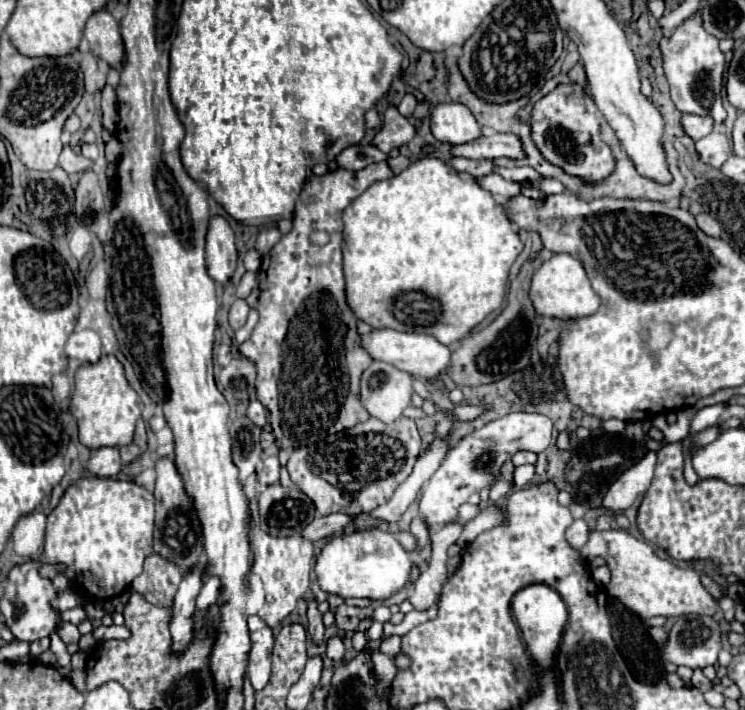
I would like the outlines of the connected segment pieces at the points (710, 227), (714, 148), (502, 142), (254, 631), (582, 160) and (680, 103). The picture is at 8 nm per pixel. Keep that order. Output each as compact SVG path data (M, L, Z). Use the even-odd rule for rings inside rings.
M708 213L696 215L696 223L698 223L698 227L700 227L706 235L710 235L710 237L718 237L718 235L720 235L720 225L718 225L718 221L712 219Z
M712 131L710 135L696 141L696 151L702 163L718 169L728 159L728 137L720 131Z
M492 133L482 135L476 139L476 143L462 143L452 145L452 155L460 155L466 159L496 159L496 157L510 157L510 159L522 159L522 143L512 133Z
M256 615L248 617L248 629L250 629L250 641L252 641L248 679L254 691L262 691L270 679L270 657L274 647L274 635L272 635L272 629Z
M562 83L538 99L530 115L532 139L544 159L560 167L564 173L584 179L588 185L598 185L608 175L612 175L616 163L612 147L602 141L602 125L596 113L596 105L582 85Z
M696 13L678 25L670 37L662 39L660 49L664 55L664 73L670 83L670 95L676 109L692 115L710 115L714 119L714 127L722 125L726 121L726 109L720 97L724 53L718 47L718 39L704 31L700 15ZM708 91L712 91L712 95L708 95Z

